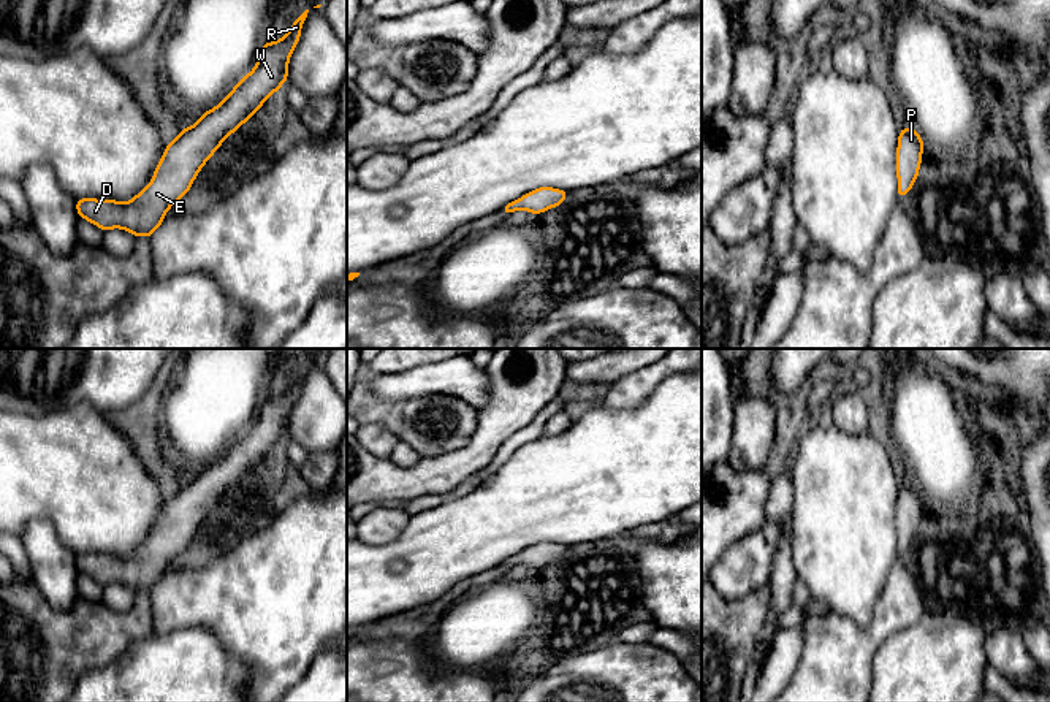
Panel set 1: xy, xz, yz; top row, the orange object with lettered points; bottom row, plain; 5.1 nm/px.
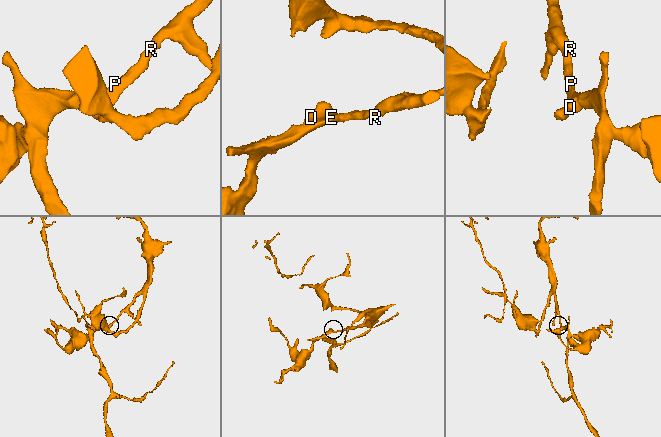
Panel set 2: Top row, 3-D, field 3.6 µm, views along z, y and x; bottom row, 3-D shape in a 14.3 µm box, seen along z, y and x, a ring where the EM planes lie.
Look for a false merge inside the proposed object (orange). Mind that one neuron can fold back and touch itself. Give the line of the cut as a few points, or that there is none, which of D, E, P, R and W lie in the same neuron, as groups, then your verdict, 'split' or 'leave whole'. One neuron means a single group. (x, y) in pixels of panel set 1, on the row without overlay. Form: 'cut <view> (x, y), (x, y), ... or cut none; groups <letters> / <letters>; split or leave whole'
cut none; groups D E P R W; leave whole

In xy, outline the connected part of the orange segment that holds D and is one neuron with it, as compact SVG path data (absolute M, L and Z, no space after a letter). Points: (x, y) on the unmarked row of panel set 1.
M306 364L293 376L288 388L264 398L257 422L244 431L228 452L209 464L192 482L166 501L149 540L128 558L114 555L76 555L79 572L100 582L124 583L133 591L149 593L162 578L168 564L192 542L198 526L219 501L249 475L266 453L288 434L288 415L299 398Z

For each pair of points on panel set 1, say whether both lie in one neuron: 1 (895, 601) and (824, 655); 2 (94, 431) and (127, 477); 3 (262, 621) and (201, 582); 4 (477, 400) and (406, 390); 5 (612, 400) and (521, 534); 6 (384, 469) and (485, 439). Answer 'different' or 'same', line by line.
1: same
2: same
3: same
4: same
5: different
6: same

